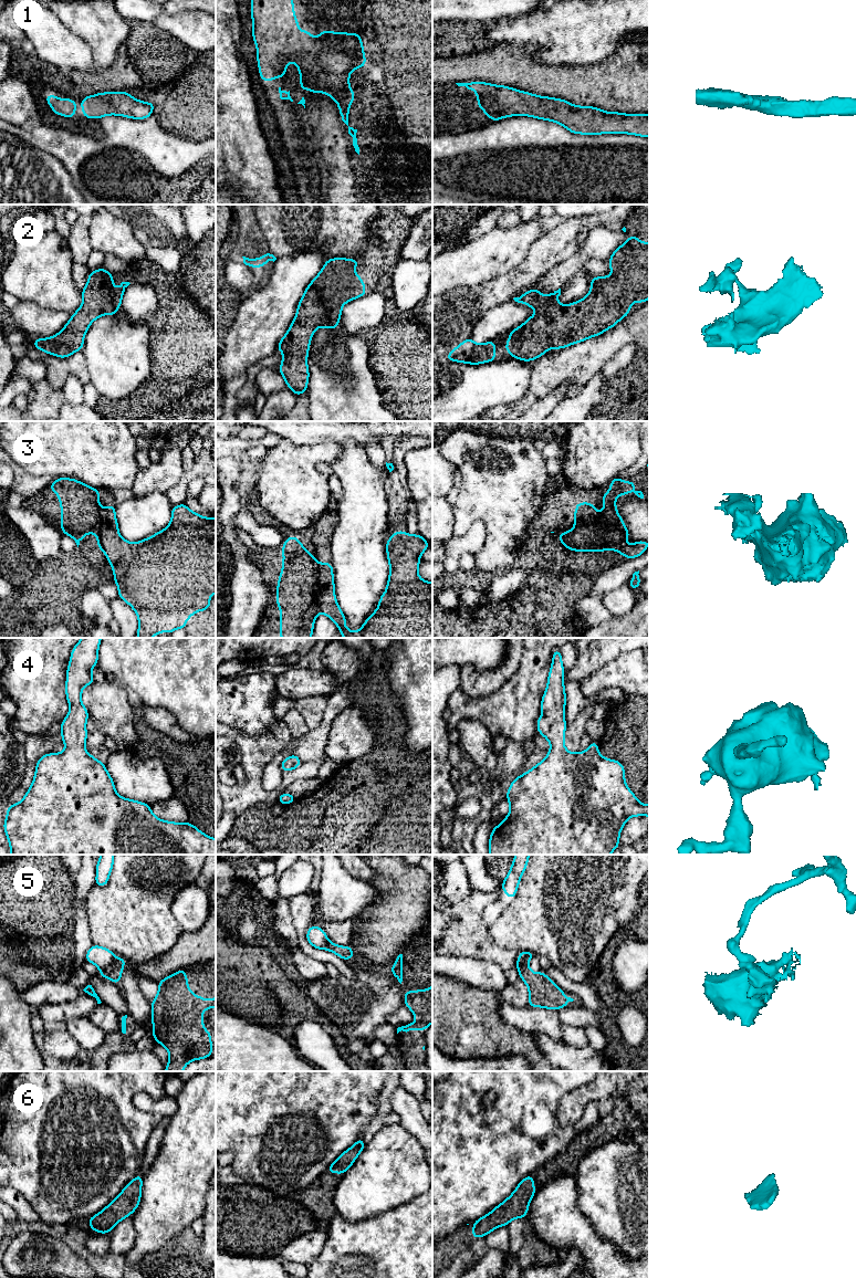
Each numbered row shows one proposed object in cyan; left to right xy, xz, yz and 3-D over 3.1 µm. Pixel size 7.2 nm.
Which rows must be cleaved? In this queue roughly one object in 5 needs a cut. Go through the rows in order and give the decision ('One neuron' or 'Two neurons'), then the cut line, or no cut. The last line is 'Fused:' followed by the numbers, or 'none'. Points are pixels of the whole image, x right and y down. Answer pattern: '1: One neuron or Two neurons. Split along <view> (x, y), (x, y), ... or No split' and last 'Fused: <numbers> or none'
1: One neuron. No split
2: One neuron. No split
3: One neuron. No split
4: One neuron. No split
5: Two neurons. Split along xy (115, 957), (101, 971)
6: One neuron. No split
Fused: 5

